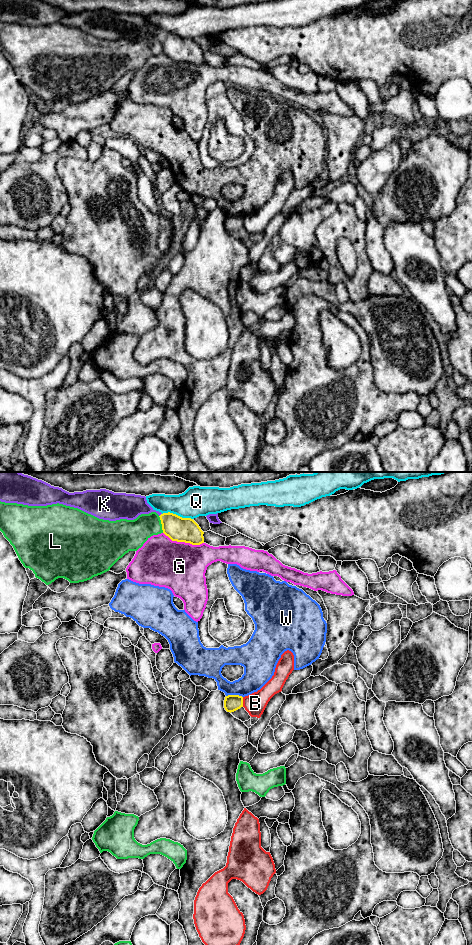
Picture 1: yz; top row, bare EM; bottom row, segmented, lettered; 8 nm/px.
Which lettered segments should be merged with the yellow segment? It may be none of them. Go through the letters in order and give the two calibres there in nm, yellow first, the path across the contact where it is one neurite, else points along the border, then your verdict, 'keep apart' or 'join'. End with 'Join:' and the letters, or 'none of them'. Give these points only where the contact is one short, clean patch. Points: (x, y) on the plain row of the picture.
B: calibres 130 and 170 nm; border yz (242, 217), (243, 226); keep apart
G: calibres 200 and 400 nm; keep apart
K: calibres 200 and 190 nm; keep apart
L: calibres 200 and 240 nm; keep apart
Q: calibres 200 and 240 nm; border yz (162, 33), (175, 33), (192, 39); keep apart
W: calibres 130 and 200 nm; keep apart
Join: none of them

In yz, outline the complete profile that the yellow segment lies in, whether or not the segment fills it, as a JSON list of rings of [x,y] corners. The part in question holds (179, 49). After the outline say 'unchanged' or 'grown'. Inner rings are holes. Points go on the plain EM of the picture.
[[[163,33],[160,36],[163,53],[172,61],[200,65],[204,63],[204,52],[191,38],[182,38],[173,33]]]; unchanged

